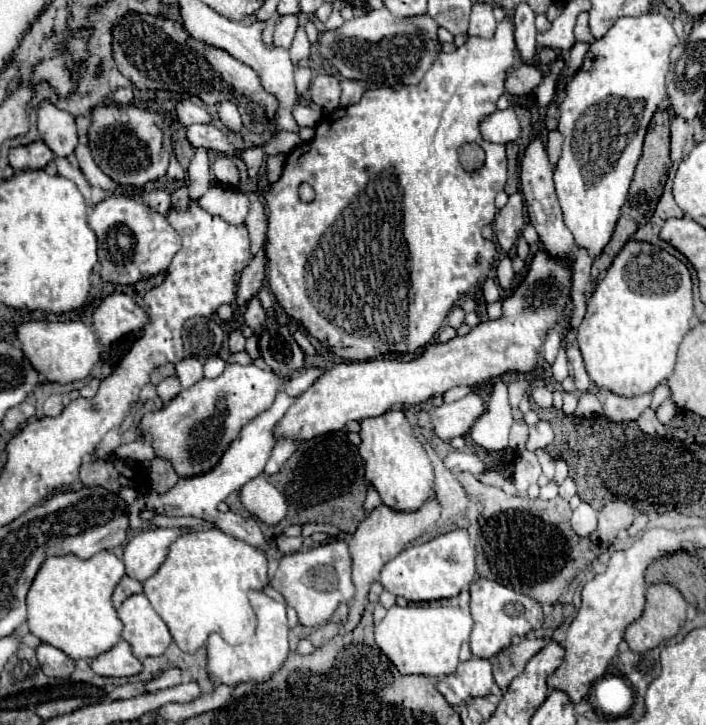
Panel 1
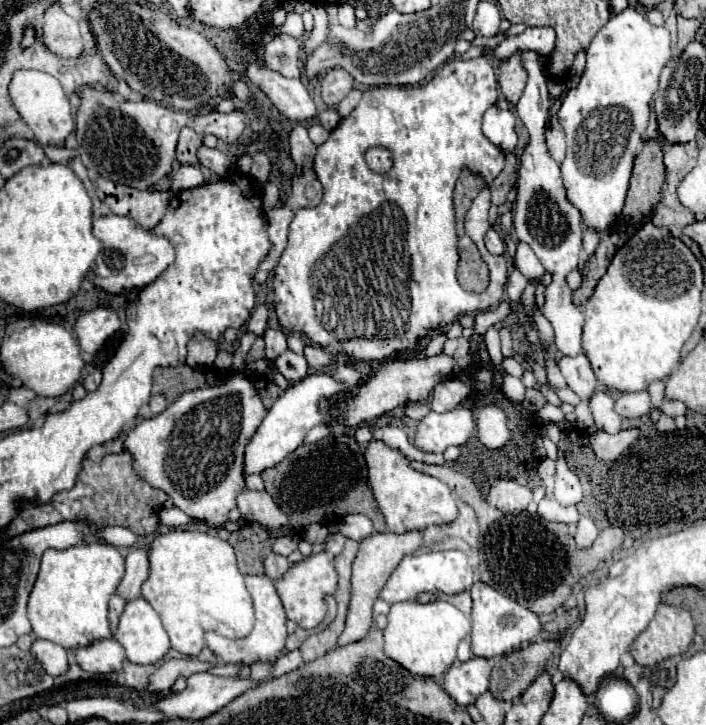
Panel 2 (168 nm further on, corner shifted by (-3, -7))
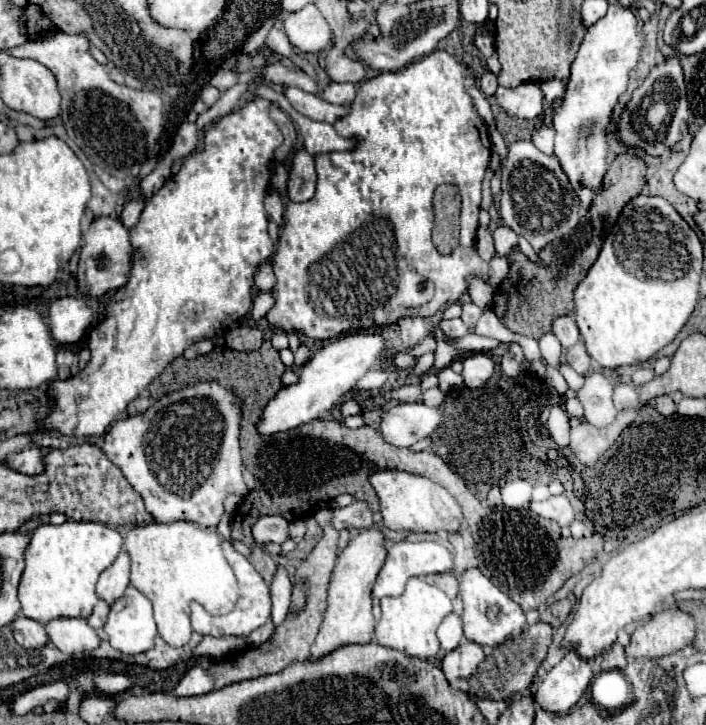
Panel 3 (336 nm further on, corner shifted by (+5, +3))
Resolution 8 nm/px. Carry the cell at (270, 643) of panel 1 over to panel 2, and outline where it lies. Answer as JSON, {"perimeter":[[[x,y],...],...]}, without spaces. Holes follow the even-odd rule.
{"perimeter":[[[263,574],[263,576],[245,576],[247,582],[247,590],[249,594],[253,594],[253,604],[255,604],[255,628],[247,638],[241,640],[229,640],[223,638],[215,632],[207,632],[205,640],[207,646],[211,648],[211,652],[221,658],[221,662],[225,664],[245,664],[251,666],[255,662],[267,662],[267,664],[275,664],[283,654],[285,654],[285,638],[287,638],[287,616],[283,610],[283,604],[275,592],[273,582]]]}

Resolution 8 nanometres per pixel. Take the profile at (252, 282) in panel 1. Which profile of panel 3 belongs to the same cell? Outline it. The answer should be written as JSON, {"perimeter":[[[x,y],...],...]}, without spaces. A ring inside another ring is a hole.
{"perimeter":[[[307,150],[295,152],[291,174],[289,174],[289,186],[287,186],[287,196],[293,202],[305,202],[313,198],[315,194],[315,162],[313,156]]]}

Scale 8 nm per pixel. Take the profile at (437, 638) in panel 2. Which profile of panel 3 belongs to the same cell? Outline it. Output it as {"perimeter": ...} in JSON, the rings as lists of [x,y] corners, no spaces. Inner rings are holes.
{"perimeter":[[[409,578],[409,582],[407,582],[407,586],[405,586],[405,592],[401,594],[401,596],[397,596],[397,598],[381,598],[381,610],[383,610],[383,616],[381,616],[381,620],[379,620],[379,624],[375,626],[375,636],[377,636],[377,642],[381,644],[381,646],[387,646],[387,648],[393,648],[393,650],[399,650],[399,652],[403,652],[403,654],[407,654],[407,656],[415,656],[415,658],[421,658],[421,660],[427,660],[427,658],[435,658],[437,656],[437,652],[439,652],[439,642],[437,642],[437,636],[435,636],[435,632],[437,632],[437,628],[439,628],[439,624],[443,622],[443,618],[445,618],[445,614],[449,614],[449,610],[453,610],[454,606],[462,606],[463,612],[463,603],[460,594],[457,594],[457,598],[449,598],[443,590],[439,590],[437,586],[431,586],[431,584],[427,584],[423,578]]]}

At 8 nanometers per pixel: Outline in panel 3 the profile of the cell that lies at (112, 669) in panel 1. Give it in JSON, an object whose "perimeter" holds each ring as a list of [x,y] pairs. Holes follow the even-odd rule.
{"perimeter":[[[55,618],[45,624],[49,640],[67,654],[95,650],[99,646],[99,632],[93,630],[85,618]]]}

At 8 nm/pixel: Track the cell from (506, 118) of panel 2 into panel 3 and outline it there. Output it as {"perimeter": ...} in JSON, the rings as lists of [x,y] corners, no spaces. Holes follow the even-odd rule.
{"perimeter":[[[485,68],[481,78],[479,78],[479,86],[481,86],[483,94],[491,96],[495,92],[495,88],[497,88],[497,76],[493,72],[489,72],[489,68]]]}

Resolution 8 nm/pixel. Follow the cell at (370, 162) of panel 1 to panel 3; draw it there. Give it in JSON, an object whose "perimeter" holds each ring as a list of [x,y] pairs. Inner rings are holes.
{"perimeter":[[[433,50],[431,54],[423,56],[417,62],[411,62],[405,70],[399,72],[385,72],[379,74],[371,80],[361,82],[361,88],[357,90],[357,96],[353,100],[353,110],[335,122],[335,130],[343,138],[355,138],[357,144],[353,150],[347,152],[327,152],[327,154],[317,154],[315,156],[315,166],[317,166],[317,192],[309,202],[303,204],[287,204],[285,210],[285,222],[279,234],[279,246],[273,256],[275,260],[275,306],[267,312],[267,320],[273,328],[281,328],[285,332],[301,332],[307,338],[315,340],[333,340],[339,334],[347,330],[361,330],[361,328],[371,328],[371,326],[387,326],[403,318],[409,310],[439,310],[445,304],[457,302],[465,292],[467,292],[467,276],[469,274],[479,274],[481,278],[487,272],[487,262],[479,258],[475,250],[475,232],[477,232],[479,223],[479,212],[482,199],[482,182],[491,160],[491,140],[489,140],[489,130],[487,124],[477,116],[473,100],[467,96],[463,78],[465,78],[467,66],[459,62],[455,56],[447,54],[445,50]],[[439,184],[455,184],[459,188],[459,194],[463,196],[463,206],[461,206],[461,234],[459,234],[459,244],[453,250],[453,254],[439,254],[437,248],[431,242],[431,228],[433,228],[433,192]]]}

